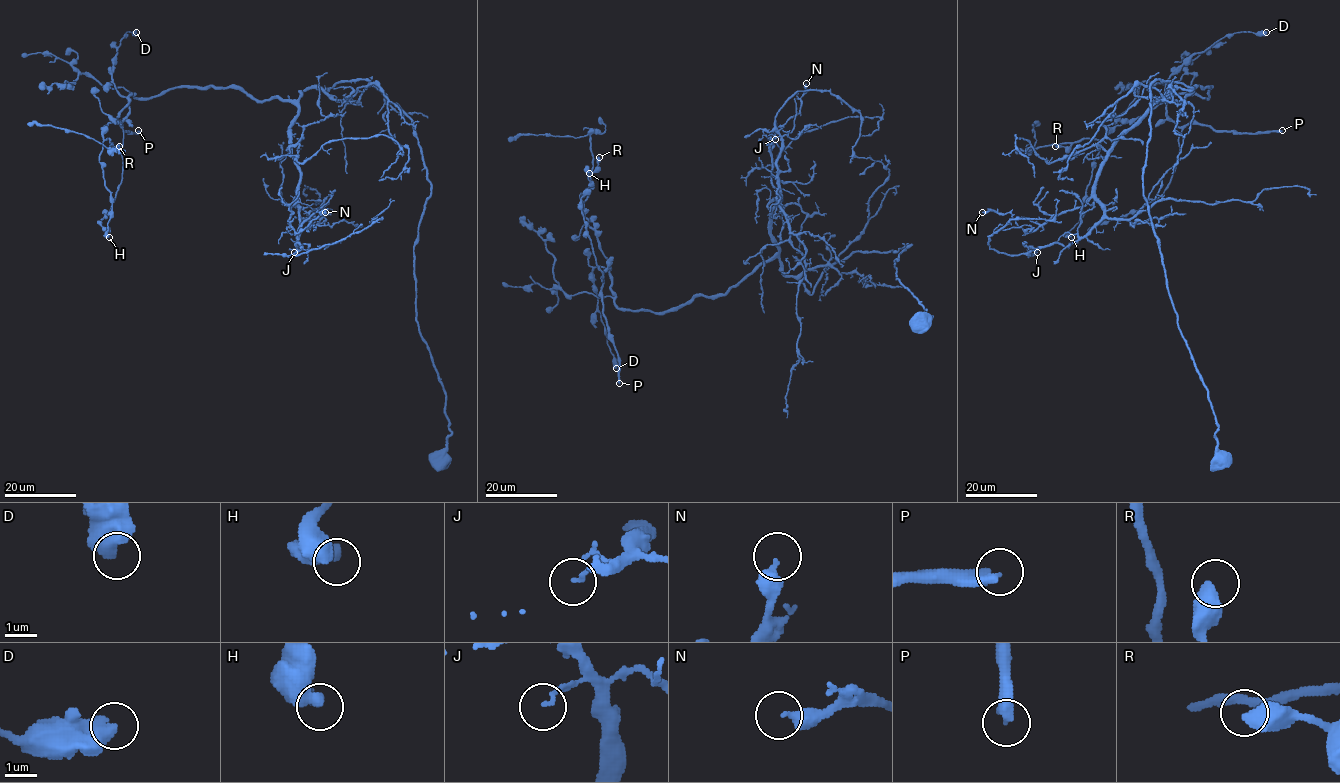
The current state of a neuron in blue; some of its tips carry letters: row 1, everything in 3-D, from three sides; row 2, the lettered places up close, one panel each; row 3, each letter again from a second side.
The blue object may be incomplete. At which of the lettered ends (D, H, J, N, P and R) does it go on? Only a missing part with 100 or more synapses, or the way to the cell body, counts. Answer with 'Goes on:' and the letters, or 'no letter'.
Goes on: P

